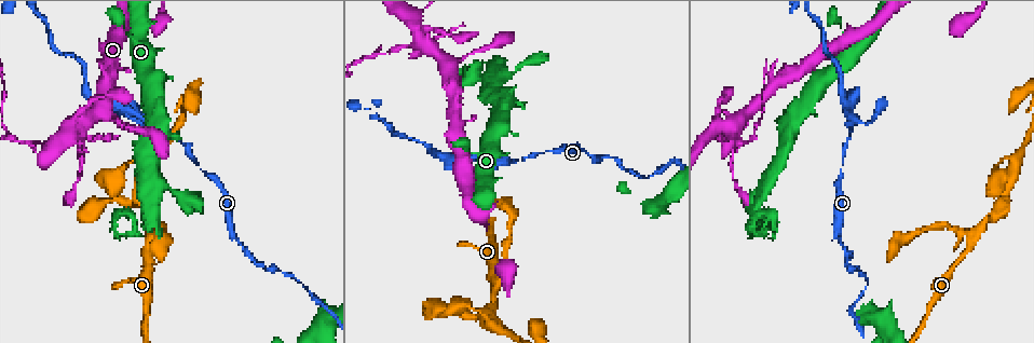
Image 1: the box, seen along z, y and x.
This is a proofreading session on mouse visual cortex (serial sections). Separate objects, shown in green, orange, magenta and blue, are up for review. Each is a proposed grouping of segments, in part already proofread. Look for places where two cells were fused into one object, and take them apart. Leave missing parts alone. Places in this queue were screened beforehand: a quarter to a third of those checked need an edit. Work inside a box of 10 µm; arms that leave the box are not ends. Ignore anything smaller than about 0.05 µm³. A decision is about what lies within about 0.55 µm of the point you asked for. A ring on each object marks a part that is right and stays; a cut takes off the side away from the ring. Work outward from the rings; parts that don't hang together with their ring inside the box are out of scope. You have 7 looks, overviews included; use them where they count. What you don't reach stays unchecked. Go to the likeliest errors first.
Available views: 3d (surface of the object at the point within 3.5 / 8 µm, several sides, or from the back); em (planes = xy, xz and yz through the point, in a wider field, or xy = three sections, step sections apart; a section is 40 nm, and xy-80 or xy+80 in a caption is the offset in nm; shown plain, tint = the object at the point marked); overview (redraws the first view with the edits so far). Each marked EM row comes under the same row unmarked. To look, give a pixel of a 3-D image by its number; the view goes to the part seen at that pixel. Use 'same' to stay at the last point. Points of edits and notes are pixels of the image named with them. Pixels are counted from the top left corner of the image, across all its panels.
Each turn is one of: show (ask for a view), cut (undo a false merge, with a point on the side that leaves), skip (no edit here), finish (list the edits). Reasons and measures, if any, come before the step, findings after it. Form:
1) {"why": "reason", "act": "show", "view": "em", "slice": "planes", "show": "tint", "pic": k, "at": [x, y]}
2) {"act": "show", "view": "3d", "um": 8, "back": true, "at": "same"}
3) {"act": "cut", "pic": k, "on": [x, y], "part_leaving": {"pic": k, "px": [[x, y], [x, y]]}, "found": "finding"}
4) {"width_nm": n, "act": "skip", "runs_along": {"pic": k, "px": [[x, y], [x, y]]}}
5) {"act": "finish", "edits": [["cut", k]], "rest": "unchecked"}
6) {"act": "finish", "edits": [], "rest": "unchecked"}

{"why": "thick turns thin", "act": "show", "view": "em", "slice": "xy", "step": 3, "show": "tint", "pic": 1, "at": [401, 49]}

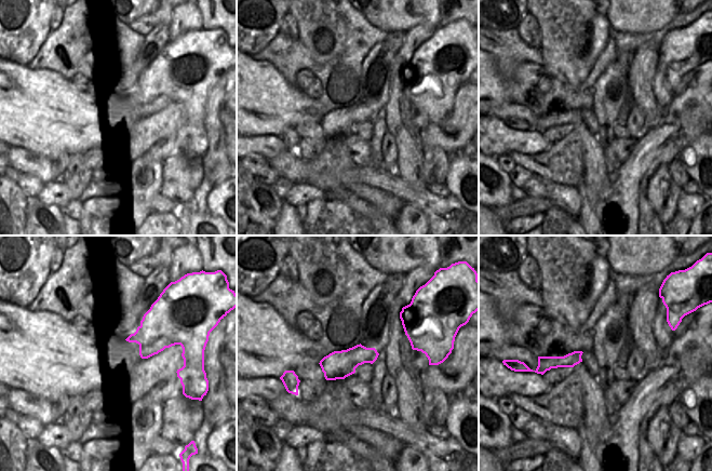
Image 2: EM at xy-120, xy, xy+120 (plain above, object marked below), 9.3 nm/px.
{"act": "show", "view": "3d", "um": 3.5, "at": "same"}

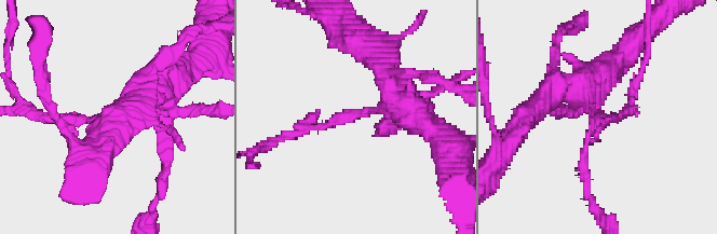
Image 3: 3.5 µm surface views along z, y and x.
{"act": "cut", "pic": 3, "on": [600, 122], "border": {"pic": 2, "px": [[140, 325], [143, 341], [139, 345]]}, "found": "a second cell is stuck on"}

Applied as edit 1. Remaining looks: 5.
{"why": "redraw", "act": "show", "view": "overview"}

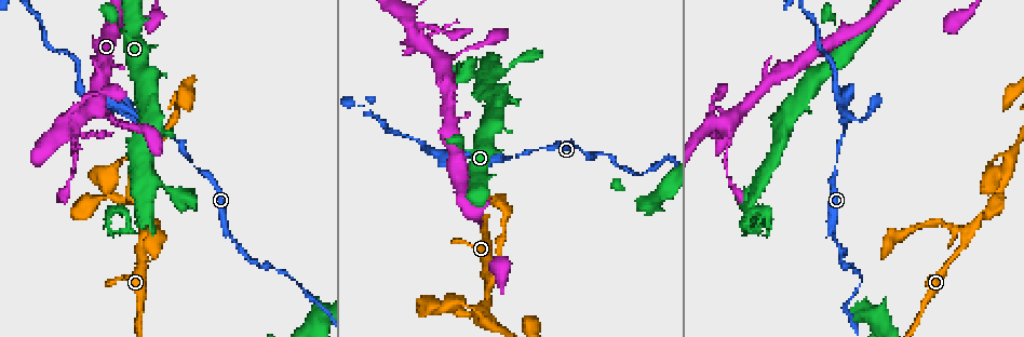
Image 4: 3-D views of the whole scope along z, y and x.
{"why": "sudden change in width", "act": "show", "view": "3d", "um": 3.5, "back": true, "pic": 4, "at": [133, 230]}

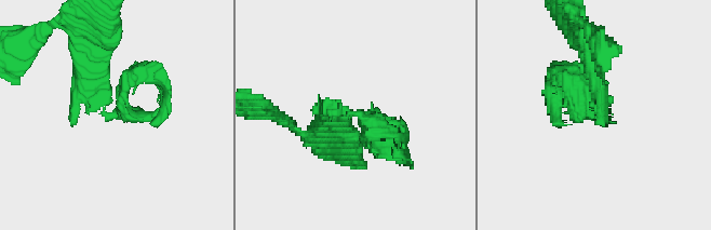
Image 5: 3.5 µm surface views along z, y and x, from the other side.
{"why": "shape alone is not enough", "act": "show", "view": "em", "slice": "xy", "step": 2, "show": "tint", "pic": 5, "at": [353, 113]}

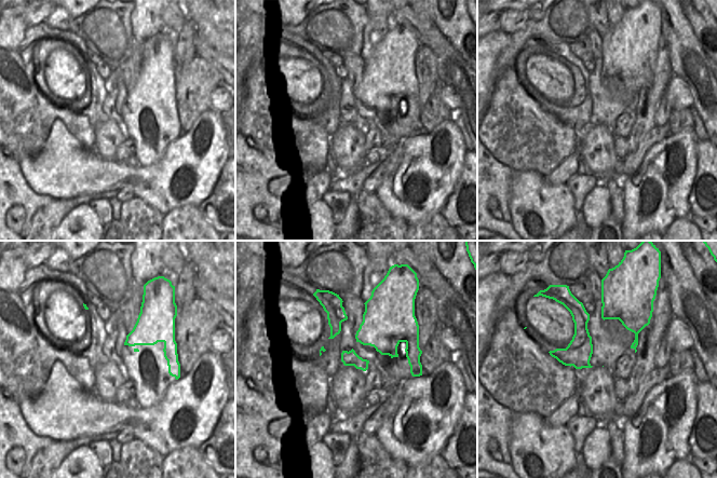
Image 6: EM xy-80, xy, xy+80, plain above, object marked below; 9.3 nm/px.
{"act": "cut", "pic": 5, "on": [123, 93], "found": "two cells meet here"}

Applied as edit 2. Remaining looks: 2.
{"act": "finish", "edits": [["cut", 3], ["cut", 5]], "rest": "unchecked"}

